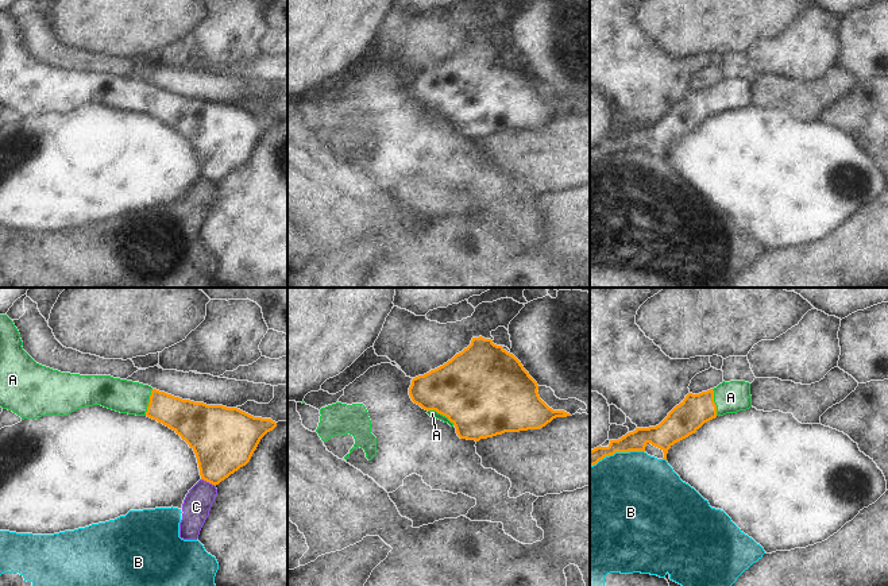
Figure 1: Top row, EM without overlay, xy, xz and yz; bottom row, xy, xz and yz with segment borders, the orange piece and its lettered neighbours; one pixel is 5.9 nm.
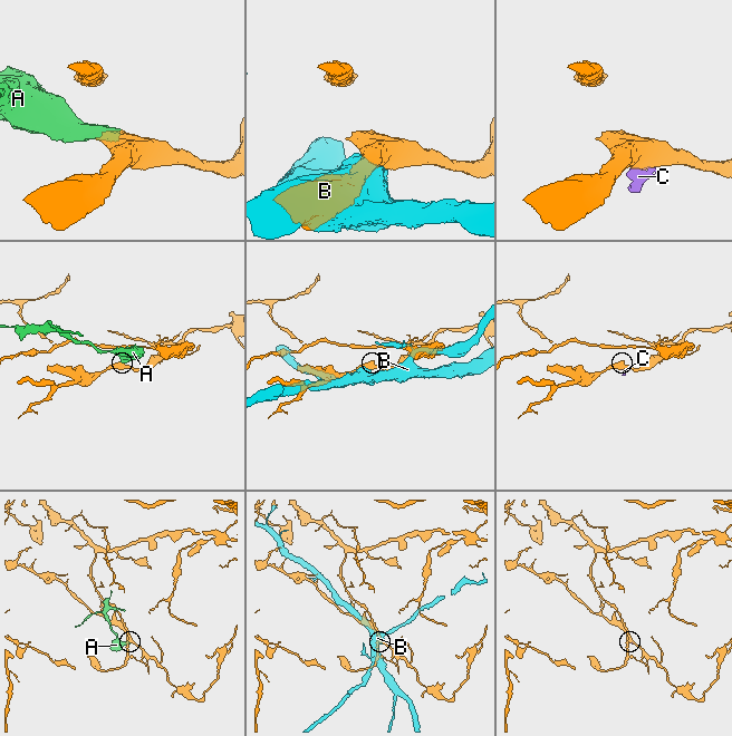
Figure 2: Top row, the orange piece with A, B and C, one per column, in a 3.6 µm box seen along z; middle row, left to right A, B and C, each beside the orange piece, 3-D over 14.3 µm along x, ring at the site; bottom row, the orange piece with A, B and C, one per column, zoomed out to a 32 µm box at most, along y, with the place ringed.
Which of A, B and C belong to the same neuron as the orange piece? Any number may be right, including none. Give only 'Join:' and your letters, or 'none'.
Join: A.

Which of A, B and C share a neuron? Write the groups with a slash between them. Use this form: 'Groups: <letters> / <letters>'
Groups: A / B C.

